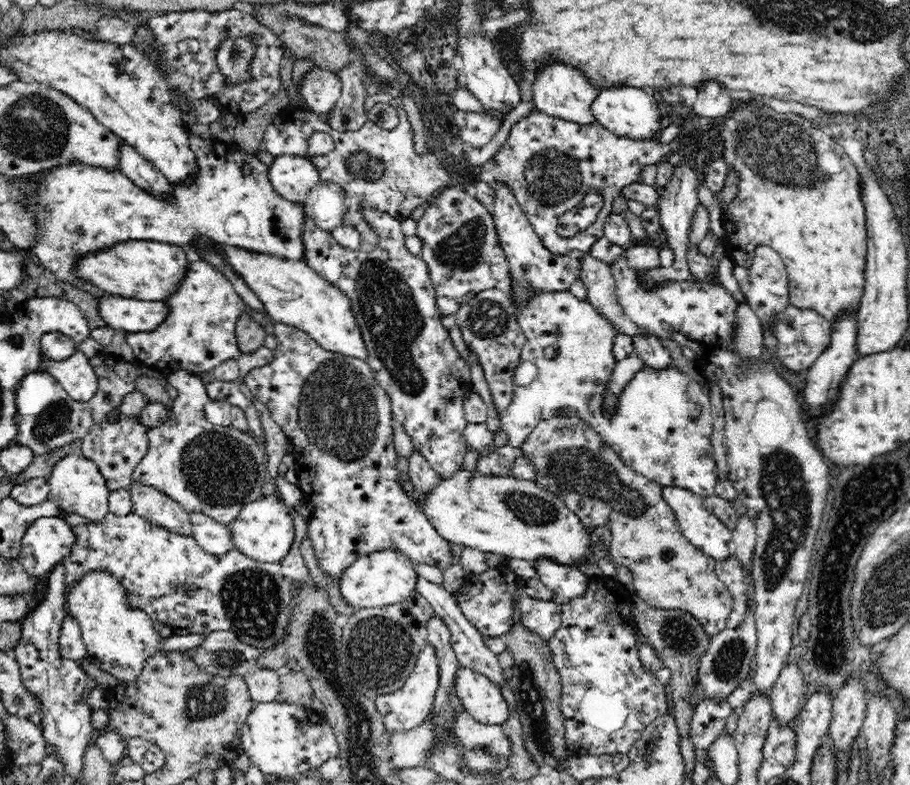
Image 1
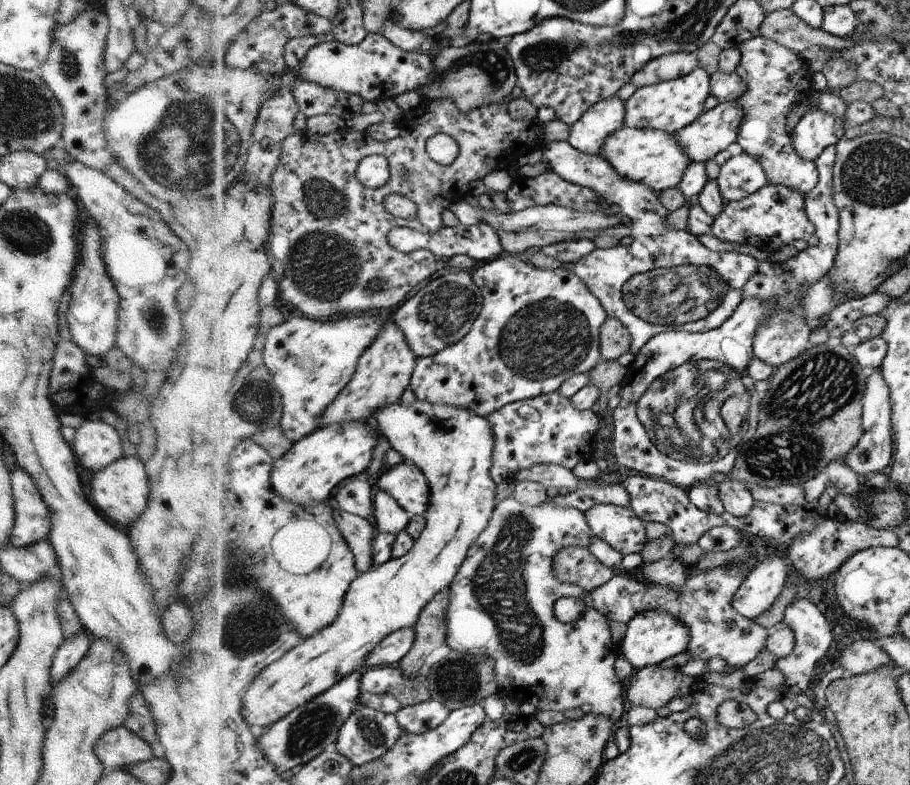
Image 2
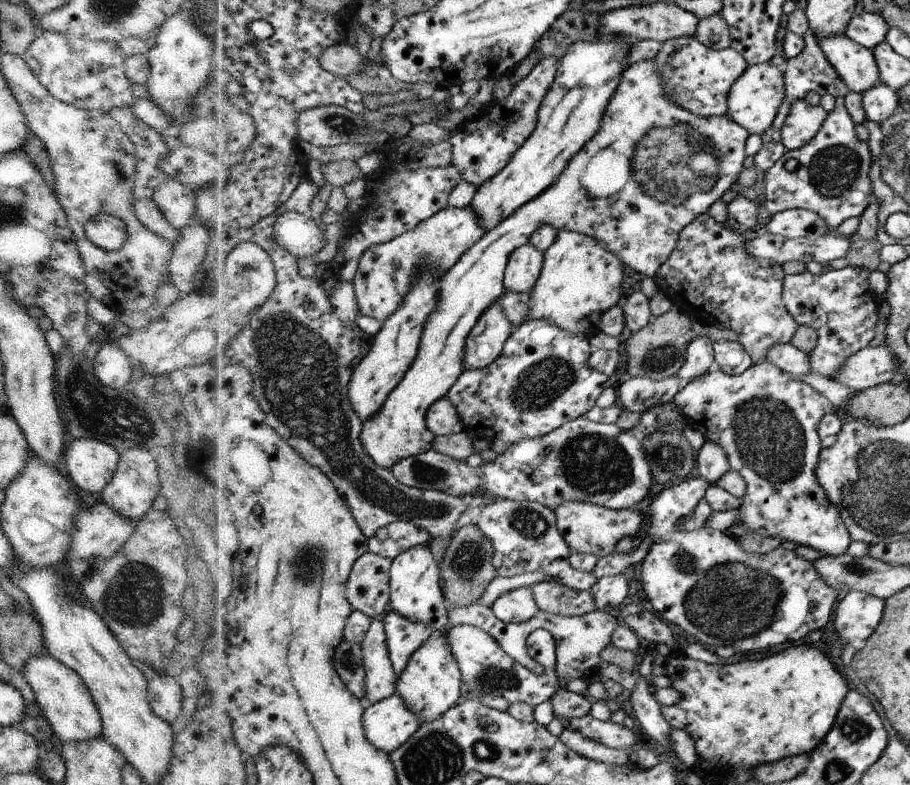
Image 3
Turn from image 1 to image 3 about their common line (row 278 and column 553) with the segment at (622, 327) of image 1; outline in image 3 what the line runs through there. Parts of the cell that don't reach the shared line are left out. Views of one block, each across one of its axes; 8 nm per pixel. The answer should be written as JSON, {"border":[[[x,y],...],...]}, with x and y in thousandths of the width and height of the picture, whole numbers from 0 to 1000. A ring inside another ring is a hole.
{"border":[[[609,738],[589,743],[582,749],[596,780],[636,786],[656,777],[655,764],[648,753],[633,752]]]}

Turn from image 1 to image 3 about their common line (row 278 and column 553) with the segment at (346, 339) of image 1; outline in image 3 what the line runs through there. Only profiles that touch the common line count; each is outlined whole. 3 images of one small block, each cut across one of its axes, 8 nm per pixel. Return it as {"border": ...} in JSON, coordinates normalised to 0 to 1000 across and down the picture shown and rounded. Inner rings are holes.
{"border":[[[615,294],[609,311],[598,321],[598,341],[595,352],[591,353],[590,362],[582,372],[585,382],[582,382],[580,404],[576,410],[601,408],[627,427],[643,428],[645,432],[654,429],[662,423],[660,405],[681,382],[687,340],[686,334],[670,321],[664,310],[633,294]]]}

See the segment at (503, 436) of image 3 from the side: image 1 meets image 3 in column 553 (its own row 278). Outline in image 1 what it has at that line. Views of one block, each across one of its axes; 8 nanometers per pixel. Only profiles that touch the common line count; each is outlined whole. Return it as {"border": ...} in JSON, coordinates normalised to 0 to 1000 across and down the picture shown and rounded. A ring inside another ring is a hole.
{"border":[[[398,260],[396,270],[400,275],[400,282],[418,299],[418,308],[411,320],[402,322],[400,317],[390,320],[376,315],[364,296],[354,294],[336,275],[332,285],[334,332],[356,357],[380,373],[405,451],[402,461],[410,471],[419,494],[429,506],[433,538],[441,539],[456,573],[473,590],[484,609],[490,611],[508,595],[514,573],[509,548],[515,538],[511,534],[509,516],[520,499],[516,468],[499,443],[493,419],[488,418],[486,413],[486,401],[482,399],[479,368],[473,355],[470,335],[463,325],[455,325],[446,316],[440,280],[404,260]]]}

